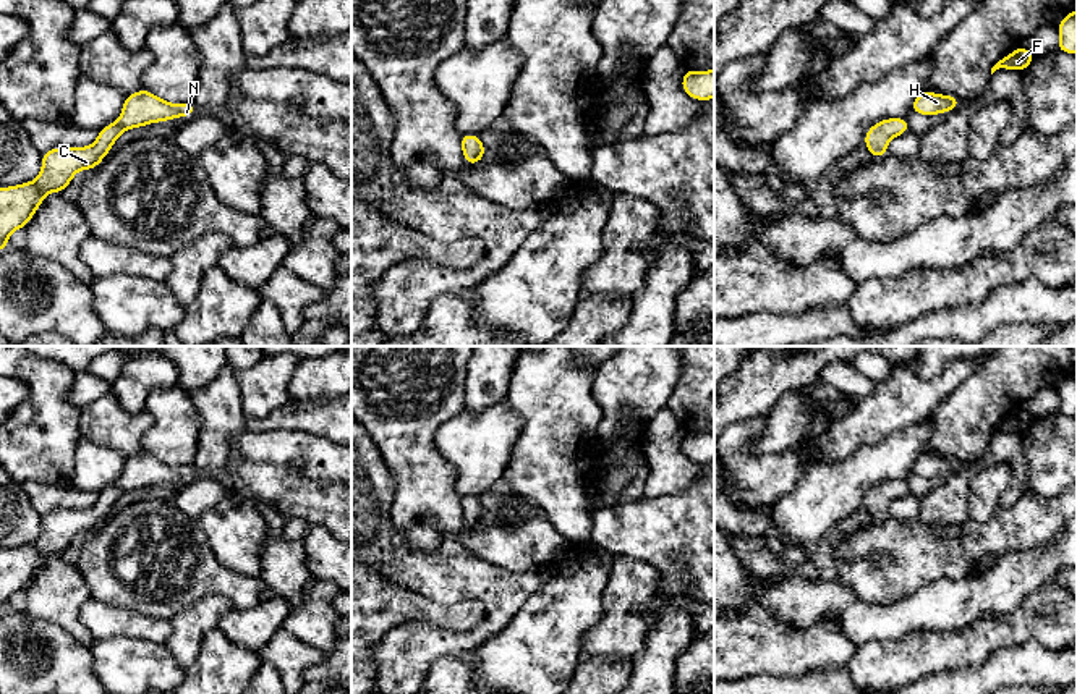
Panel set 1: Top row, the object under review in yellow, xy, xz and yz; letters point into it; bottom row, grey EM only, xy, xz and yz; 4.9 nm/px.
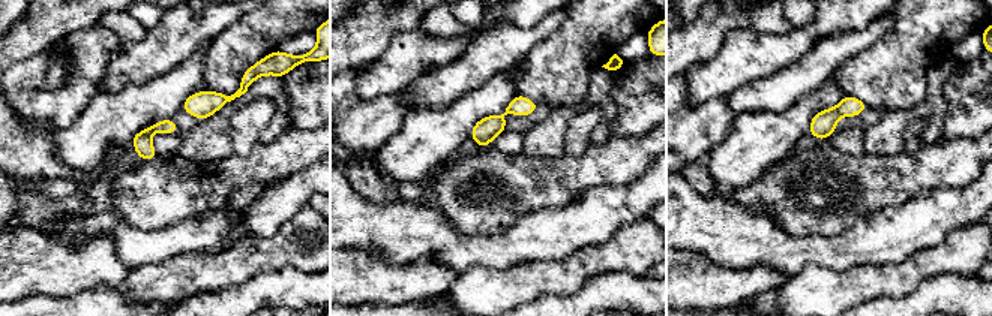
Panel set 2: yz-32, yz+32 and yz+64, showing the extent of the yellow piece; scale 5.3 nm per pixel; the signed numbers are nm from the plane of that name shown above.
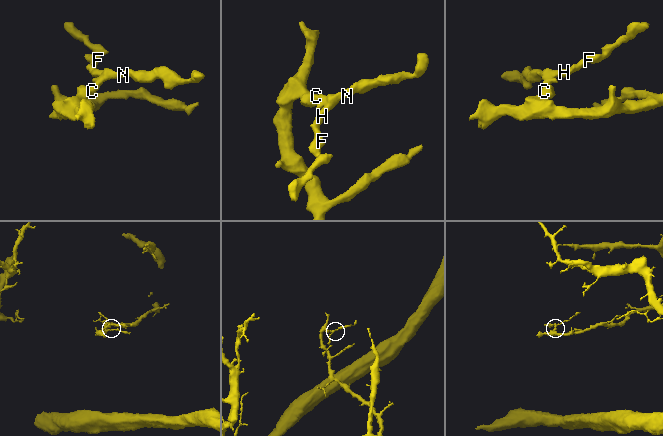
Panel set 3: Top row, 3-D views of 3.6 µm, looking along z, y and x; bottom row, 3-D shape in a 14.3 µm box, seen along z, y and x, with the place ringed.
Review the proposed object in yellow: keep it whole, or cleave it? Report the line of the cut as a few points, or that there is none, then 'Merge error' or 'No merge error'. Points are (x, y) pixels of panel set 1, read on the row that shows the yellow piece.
No split. No merge error

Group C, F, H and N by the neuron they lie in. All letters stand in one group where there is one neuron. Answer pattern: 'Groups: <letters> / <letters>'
Groups: C F H N

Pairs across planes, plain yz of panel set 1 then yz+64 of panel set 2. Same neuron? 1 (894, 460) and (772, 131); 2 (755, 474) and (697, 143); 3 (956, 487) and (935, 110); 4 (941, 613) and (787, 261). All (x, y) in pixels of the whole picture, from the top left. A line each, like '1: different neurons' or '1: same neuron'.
1: same neuron
2: same neuron
3: same neuron
4: same neuron

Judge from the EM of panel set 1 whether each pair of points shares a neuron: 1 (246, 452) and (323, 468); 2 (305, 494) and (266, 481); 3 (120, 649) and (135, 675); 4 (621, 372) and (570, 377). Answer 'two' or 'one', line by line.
1: one
2: one
3: one
4: two

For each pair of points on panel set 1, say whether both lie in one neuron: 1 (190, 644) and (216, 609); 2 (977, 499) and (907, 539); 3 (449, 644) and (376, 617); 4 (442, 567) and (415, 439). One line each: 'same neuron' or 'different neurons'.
1: same neuron
2: different neurons
3: different neurons
4: different neurons

